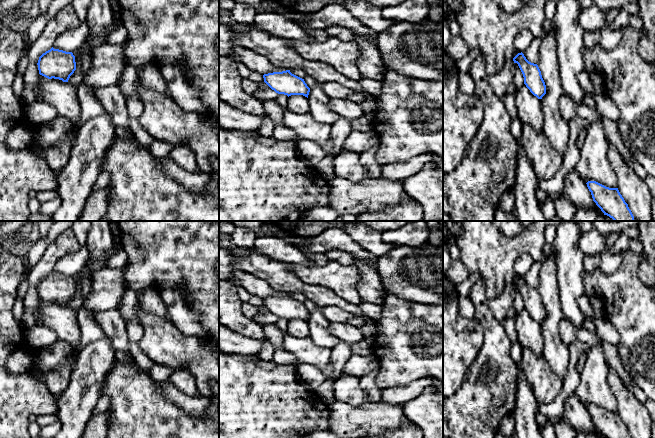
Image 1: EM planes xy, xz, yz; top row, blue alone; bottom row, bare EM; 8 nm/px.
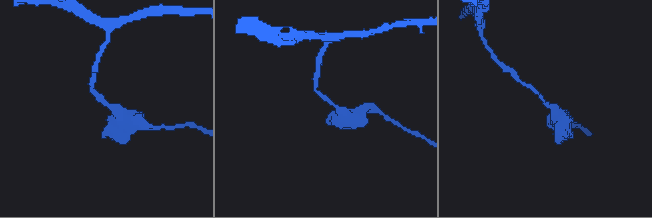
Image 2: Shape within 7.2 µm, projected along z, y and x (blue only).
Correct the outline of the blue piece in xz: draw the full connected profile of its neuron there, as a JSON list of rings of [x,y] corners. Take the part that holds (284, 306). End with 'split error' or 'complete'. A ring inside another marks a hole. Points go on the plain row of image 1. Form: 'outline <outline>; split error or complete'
outline [[[290,294],[273,296],[263,299],[264,306],[276,317],[291,319],[303,319],[308,322],[310,312],[304,303],[292,298]]]; complete

